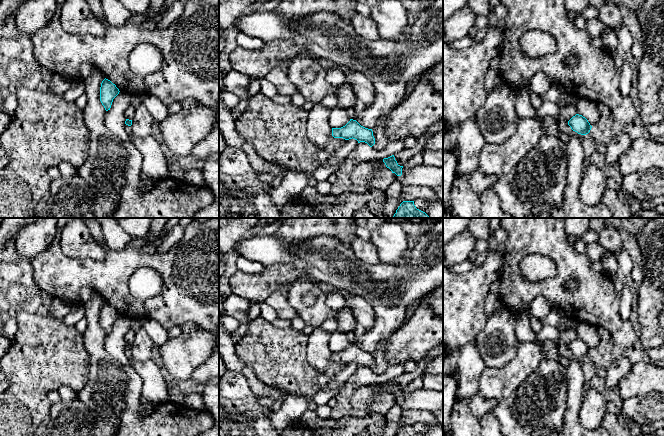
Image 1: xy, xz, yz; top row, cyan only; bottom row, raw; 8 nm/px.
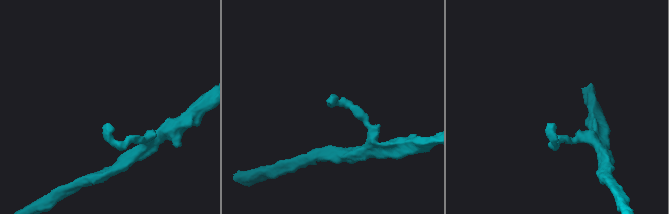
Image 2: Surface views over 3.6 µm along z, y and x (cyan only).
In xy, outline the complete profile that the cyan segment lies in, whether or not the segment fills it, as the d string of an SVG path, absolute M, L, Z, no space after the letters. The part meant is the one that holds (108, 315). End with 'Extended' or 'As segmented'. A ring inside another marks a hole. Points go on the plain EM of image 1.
M104 303L100 311L100 325L105 334L108 335L111 332L113 323L119 318L119 313L110 304Z. As segmented

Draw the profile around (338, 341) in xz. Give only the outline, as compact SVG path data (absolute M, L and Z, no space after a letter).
M334 332L329 336L329 349L331 352L341 352L350 345L347 334L341 332Z

